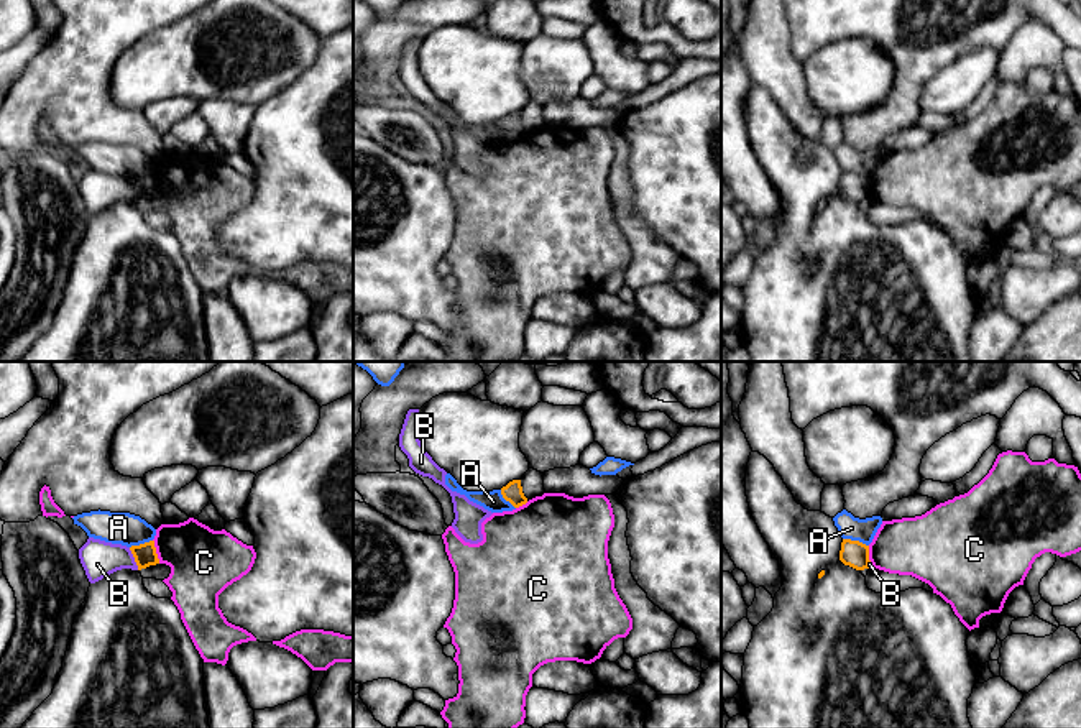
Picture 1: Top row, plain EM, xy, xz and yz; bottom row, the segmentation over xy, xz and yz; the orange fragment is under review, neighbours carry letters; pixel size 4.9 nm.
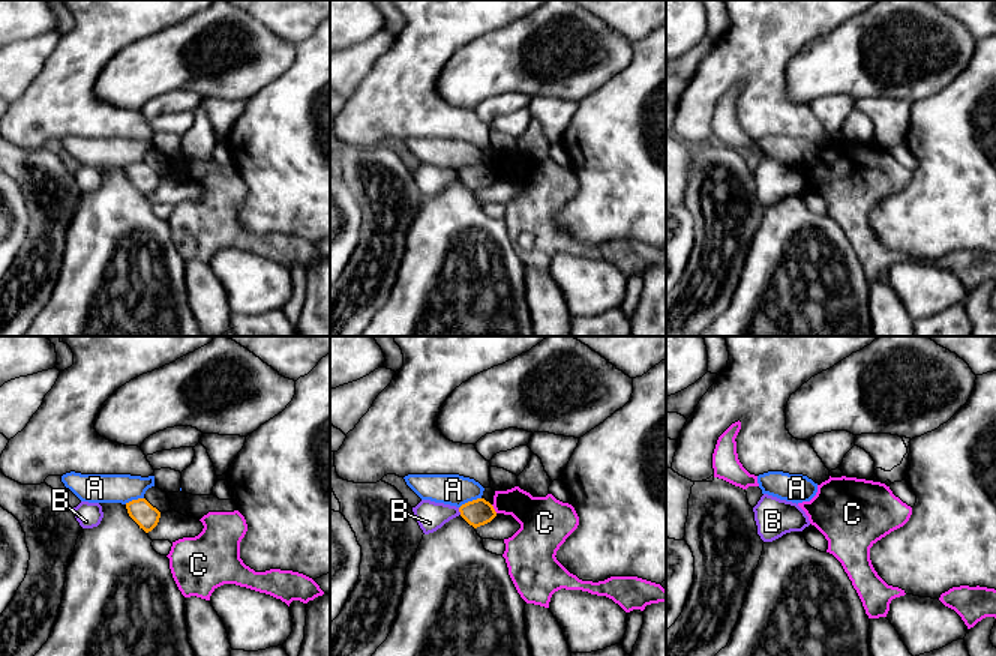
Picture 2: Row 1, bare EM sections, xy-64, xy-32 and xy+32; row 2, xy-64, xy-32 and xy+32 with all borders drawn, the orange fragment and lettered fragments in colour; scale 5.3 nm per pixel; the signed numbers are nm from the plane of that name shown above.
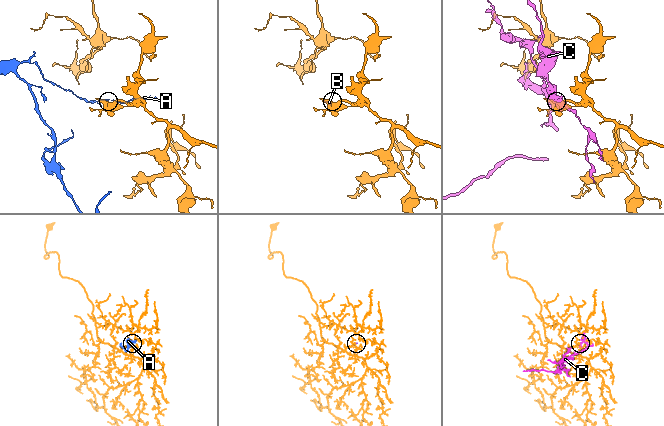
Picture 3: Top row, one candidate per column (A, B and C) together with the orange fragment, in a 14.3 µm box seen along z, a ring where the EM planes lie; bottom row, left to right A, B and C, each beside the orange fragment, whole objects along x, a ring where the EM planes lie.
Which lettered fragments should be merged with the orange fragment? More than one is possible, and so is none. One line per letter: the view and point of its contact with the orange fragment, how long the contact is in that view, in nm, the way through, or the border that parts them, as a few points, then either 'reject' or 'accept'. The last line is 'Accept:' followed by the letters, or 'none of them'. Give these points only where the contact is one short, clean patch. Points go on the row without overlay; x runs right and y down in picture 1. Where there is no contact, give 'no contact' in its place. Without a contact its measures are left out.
A: yz (856, 173) | 130 nm | reject
B: xy (135, 191) | 120 nm | along xy (128, 179), (138, 201) | reject
C: xy (155, 183) | 120 nm | reject
Accept: none of them

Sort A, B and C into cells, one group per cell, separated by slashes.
A / B / C

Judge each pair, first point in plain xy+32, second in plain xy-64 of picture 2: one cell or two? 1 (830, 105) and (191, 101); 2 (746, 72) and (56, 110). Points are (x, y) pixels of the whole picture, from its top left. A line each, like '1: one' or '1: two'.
1: one
2: one

